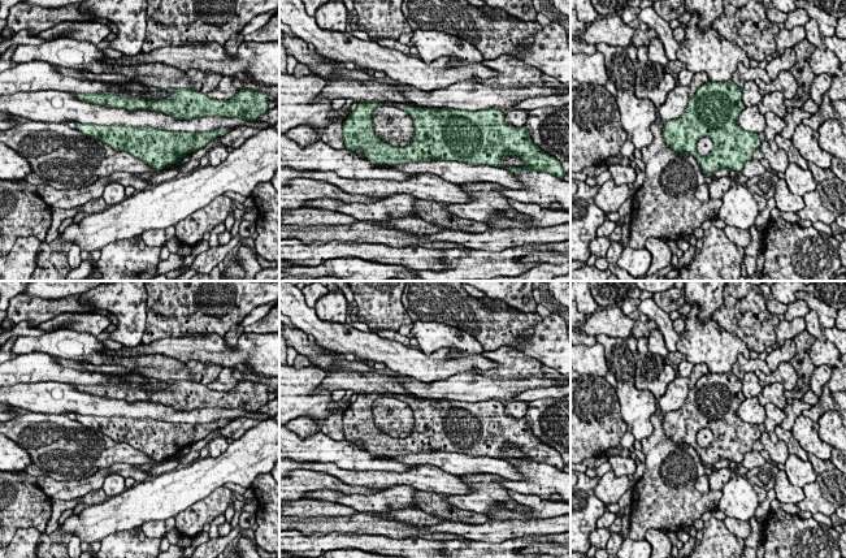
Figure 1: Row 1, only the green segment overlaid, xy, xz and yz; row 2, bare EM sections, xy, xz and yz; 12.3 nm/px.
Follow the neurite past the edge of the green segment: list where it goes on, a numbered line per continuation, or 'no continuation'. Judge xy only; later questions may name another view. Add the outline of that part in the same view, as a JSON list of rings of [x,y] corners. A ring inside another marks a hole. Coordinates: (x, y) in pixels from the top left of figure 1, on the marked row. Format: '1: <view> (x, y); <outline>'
1: xy (161, 94); [[[168,90],[152,91],[152,94],[156,98],[153,100],[146,100],[146,103],[149,103],[149,101],[160,101],[161,99],[170,99],[172,98],[172,94]]]

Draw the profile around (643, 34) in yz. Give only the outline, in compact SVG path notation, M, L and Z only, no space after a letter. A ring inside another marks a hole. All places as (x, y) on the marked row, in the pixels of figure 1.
M638 18L632 21L629 26L634 30L630 46L634 46L637 48L641 46L645 46L648 48L650 42L655 38L659 38L659 35L655 33L654 29L651 29L648 25L646 25Z

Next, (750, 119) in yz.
M758 105L746 107L737 120L738 126L745 131L764 133L767 126L764 116L759 112Z

